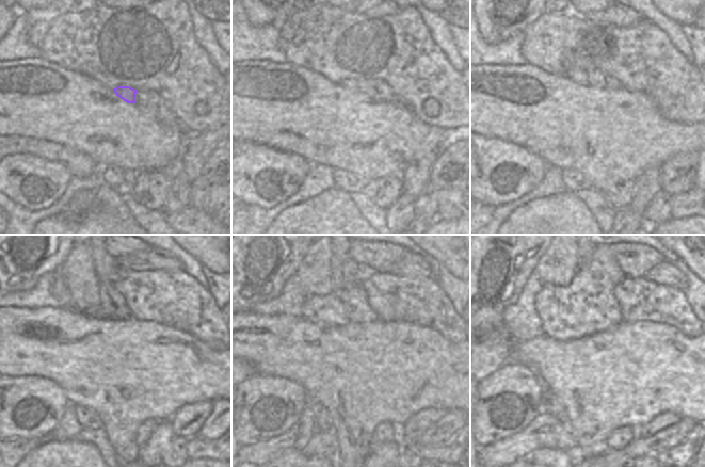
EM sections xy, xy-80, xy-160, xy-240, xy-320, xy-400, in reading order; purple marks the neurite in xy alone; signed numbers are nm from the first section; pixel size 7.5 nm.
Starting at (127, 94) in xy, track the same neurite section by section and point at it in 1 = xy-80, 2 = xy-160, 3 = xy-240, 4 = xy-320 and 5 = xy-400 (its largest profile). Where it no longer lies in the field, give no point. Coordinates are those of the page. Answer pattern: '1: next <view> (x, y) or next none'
1: next xy-80 (351, 84)
2: next xy-160 (575, 74)
3: next xy-240 (78, 271)
4: next xy-320 (315, 274)
5: next xy-400 (558, 264)

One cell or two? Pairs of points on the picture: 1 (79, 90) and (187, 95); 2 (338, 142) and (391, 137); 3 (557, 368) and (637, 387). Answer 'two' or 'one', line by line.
1: two
2: one
3: one

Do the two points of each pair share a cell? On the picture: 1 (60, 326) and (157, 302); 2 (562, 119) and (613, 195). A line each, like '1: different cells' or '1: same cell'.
1: different cells
2: different cells

